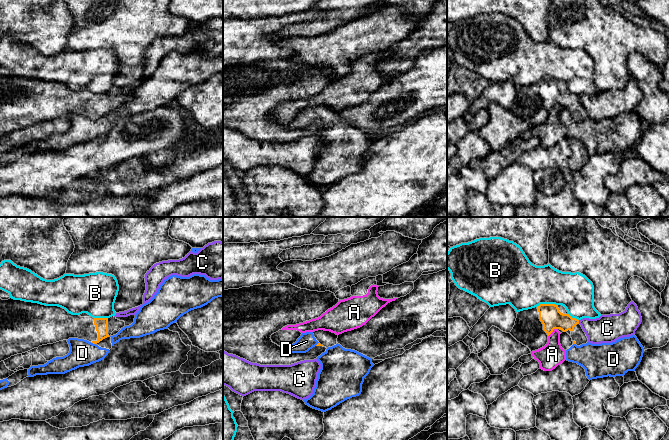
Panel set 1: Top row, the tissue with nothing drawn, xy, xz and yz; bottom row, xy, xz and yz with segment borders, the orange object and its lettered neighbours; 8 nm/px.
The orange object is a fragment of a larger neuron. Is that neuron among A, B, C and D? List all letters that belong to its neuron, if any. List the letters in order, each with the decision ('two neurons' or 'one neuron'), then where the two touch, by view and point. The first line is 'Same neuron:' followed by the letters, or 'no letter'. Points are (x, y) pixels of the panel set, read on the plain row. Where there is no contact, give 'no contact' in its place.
Same neuron: no letter
A: two neurons; meets orange in yz at (552, 107)
B: two neurons; meets orange in yz at (546, 80)
C: two neurons; meets orange in yz at (578, 98)
D: two neurons; meets orange in xy at (93, 119)

